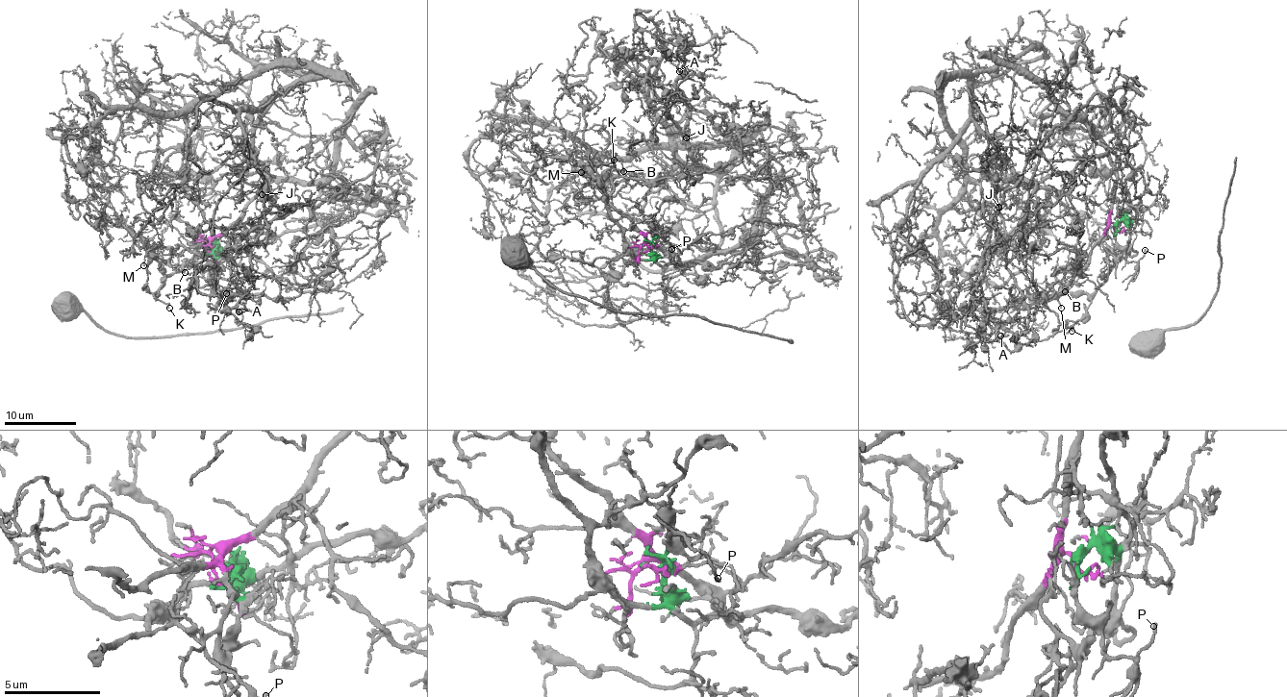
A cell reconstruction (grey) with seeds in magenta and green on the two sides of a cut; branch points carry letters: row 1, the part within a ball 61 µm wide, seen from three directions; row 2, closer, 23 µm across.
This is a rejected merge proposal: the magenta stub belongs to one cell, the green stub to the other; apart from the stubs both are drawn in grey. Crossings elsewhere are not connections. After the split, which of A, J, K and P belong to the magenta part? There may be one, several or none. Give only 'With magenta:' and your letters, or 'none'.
With magenta: A, J

